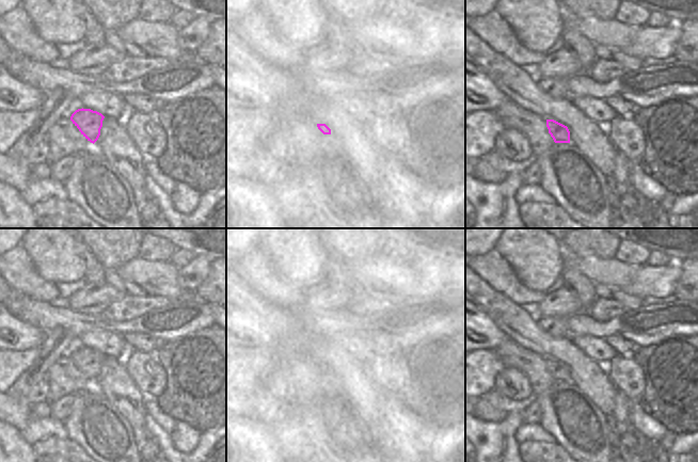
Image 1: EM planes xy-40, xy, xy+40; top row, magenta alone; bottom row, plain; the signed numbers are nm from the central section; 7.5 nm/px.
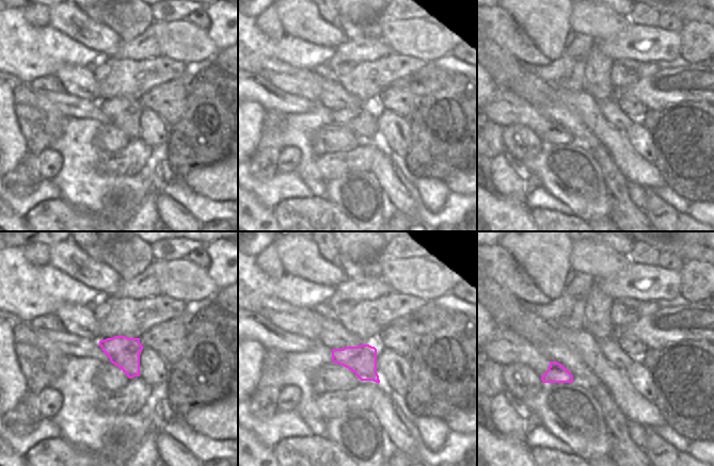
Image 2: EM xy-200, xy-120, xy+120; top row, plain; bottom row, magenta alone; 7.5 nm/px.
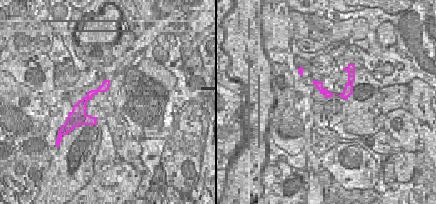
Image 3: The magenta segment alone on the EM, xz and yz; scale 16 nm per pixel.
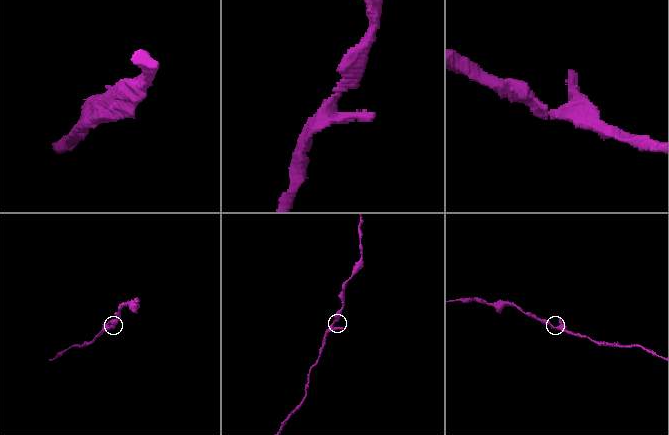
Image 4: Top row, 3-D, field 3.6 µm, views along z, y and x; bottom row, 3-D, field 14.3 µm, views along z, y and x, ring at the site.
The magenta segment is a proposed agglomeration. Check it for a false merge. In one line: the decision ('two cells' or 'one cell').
one cell

